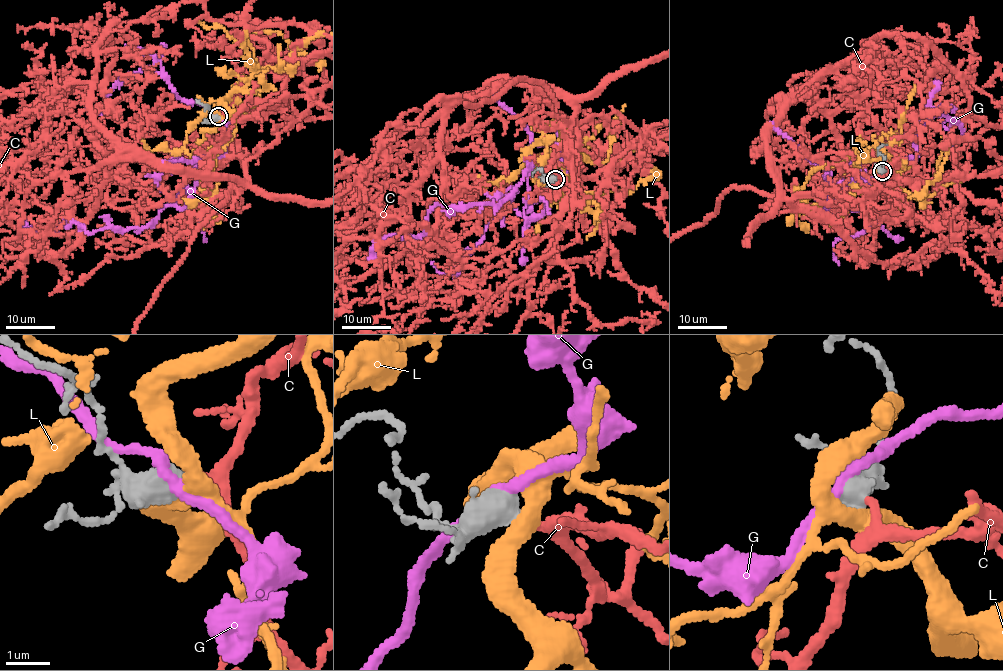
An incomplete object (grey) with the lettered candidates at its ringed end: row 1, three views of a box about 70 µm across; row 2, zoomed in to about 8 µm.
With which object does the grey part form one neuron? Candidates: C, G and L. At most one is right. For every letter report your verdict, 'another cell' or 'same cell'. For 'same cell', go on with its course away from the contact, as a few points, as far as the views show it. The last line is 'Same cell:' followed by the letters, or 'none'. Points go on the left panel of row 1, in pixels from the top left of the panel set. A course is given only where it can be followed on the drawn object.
C: same cell | via (218, 117), (245, 167), (245, 188), (235, 197), (226, 193), (137, 323)
G: another cell
L: another cell
Same cell: C

